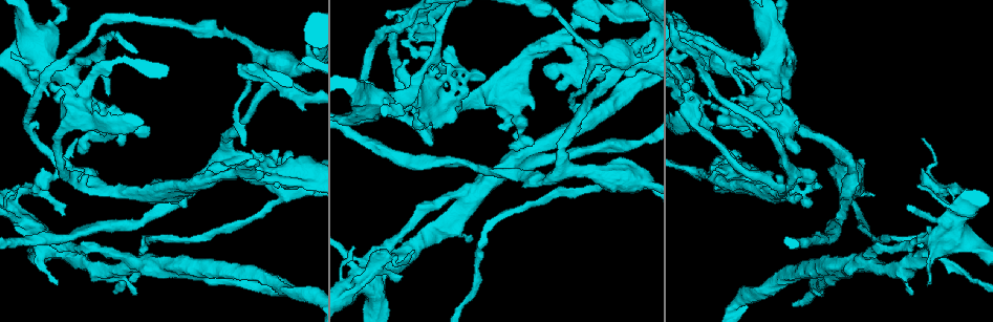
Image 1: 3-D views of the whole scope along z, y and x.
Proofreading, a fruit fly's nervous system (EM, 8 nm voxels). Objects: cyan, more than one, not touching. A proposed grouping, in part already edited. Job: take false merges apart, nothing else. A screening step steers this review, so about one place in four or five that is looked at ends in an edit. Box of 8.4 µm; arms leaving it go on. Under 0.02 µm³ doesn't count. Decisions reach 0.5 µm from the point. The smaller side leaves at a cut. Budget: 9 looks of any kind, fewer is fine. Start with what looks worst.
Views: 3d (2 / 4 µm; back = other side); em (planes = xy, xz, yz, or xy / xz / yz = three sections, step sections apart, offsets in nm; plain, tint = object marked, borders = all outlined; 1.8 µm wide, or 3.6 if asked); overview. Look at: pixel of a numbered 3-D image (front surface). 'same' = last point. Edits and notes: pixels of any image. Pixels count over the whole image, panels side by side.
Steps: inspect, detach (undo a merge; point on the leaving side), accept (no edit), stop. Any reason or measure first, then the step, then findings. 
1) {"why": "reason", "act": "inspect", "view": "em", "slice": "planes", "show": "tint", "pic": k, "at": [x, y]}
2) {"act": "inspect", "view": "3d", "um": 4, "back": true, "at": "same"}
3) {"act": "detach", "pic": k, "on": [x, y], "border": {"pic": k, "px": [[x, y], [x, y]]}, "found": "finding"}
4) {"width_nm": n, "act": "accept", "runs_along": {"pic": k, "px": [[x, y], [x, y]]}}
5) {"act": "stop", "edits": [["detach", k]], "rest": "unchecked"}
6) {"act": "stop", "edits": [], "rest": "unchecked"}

{"why": "sharp bend", "act": "inspect", "view": "em", "slice": "planes", "show": "tint", "pic": 1, "at": [791, 180]}

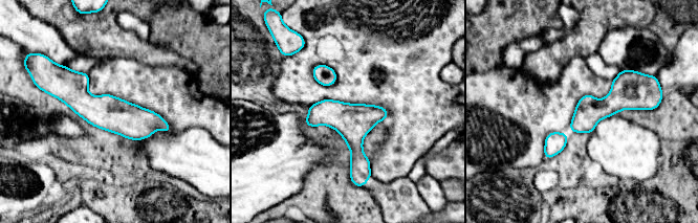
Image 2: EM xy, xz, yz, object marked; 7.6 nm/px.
{"act": "accept", "runs_along": {"pic": 2, "px": [[55, 89], [167, 129]]}, "found": "all the same cell"}

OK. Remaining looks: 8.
{"why": "thick turns thin", "act": "inspect", "view": "em", "slice": "yz", "step": 4, "show": "tint", "pic": 1, "at": [415, 23]}

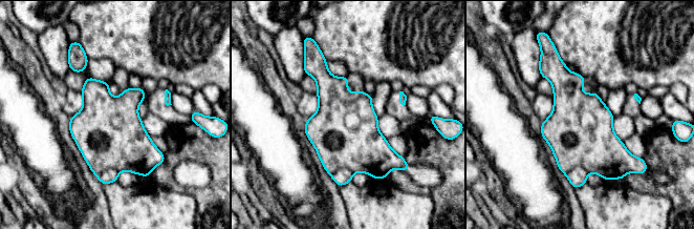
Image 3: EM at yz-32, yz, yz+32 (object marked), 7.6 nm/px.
{"act": "inspect", "view": "em", "slice": "planes", "show": "tint", "at": "same"}

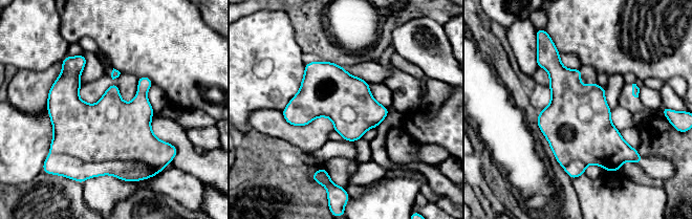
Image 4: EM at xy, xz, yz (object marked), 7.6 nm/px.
{"act": "accept", "found": "continuous, no second cell"}

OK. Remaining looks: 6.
{"why": "four or more arms meet", "act": "inspect", "view": "em", "um": 3.6, "slice": "planes", "show": "tint", "pic": 1, "at": [621, 55]}

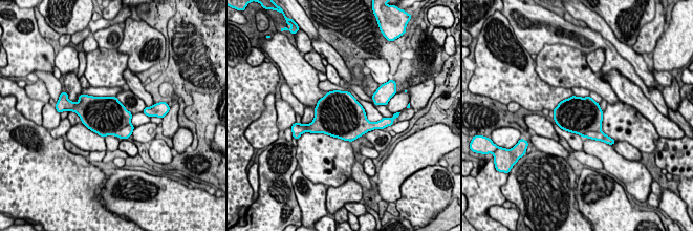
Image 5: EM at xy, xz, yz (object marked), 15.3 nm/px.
{"act": "accept", "found": "one cell here"}

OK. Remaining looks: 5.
{"why": "sharp bend", "act": "inspect", "view": "em", "slice": "planes", "show": "plain", "pic": 1, "at": [453, 82]}

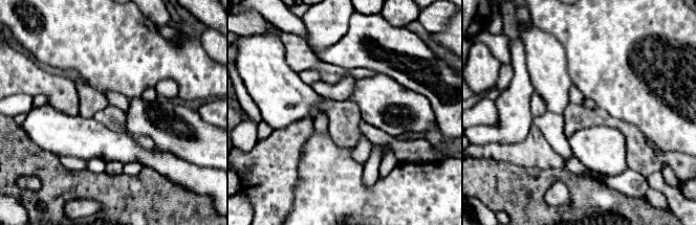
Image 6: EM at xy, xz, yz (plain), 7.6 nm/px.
{"why": "where the object lies", "act": "inspect", "view": "em", "slice": "planes", "show": "tint", "at": "same"}

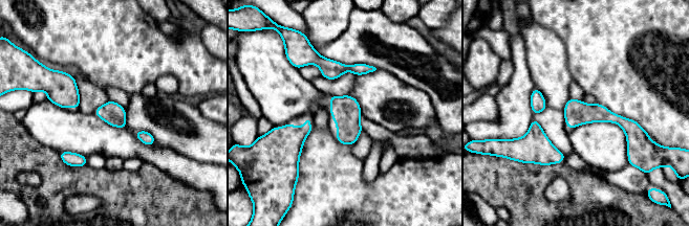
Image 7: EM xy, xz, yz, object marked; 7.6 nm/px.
{"width_nm": 170, "act": "accept", "runs_along": {"pic": 7, "px": [[567, 107], [617, 118], [639, 134]]}, "found": "one cell here"}

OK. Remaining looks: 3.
{"act": "stop", "edits": [], "rest": "unchecked"}

